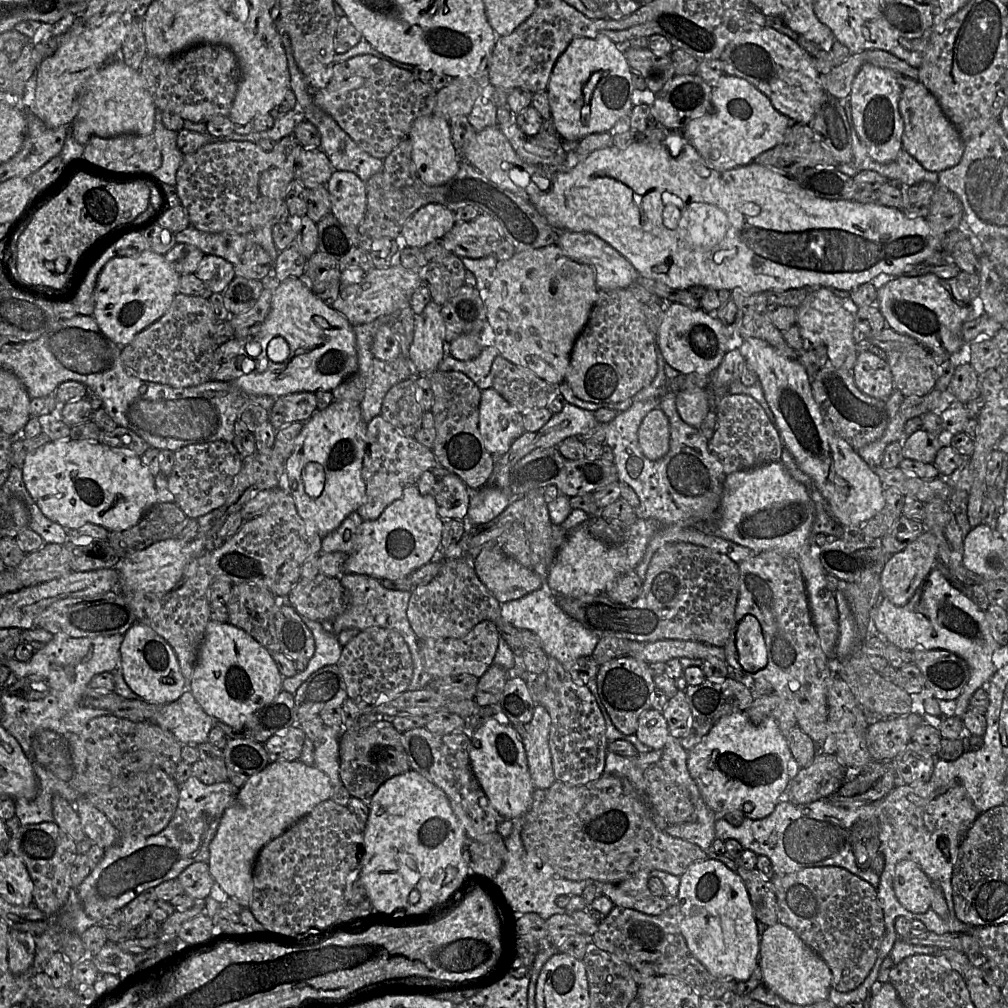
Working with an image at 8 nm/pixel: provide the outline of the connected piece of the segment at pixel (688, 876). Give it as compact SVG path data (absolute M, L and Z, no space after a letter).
M718 860L695 862L680 877L677 900L681 911L679 928L691 955L717 977L747 981L759 965L760 937L750 897L739 874Z

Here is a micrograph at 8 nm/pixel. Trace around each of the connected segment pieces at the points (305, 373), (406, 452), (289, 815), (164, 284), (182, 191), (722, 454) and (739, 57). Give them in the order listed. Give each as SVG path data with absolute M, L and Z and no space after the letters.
M304 276L281 282L273 292L270 312L256 340L267 351L270 340L276 336L288 343L289 356L283 362L270 361L262 373L254 370L235 379L233 383L241 391L274 398L296 392L333 391L358 372L354 327L312 292Z
M382 416L374 417L366 428L366 453L362 477L366 485L364 503L357 509L363 521L376 520L392 502L399 499L404 490L416 486L421 474L438 464L433 451L407 436Z
M299 760L270 762L262 771L251 776L241 786L234 801L226 808L214 838L209 844L209 872L215 883L243 908L249 908L253 890L253 870L260 850L271 840L283 834L318 804L331 798L329 777L314 765Z
M148 249L138 256L114 258L101 271L96 291L93 317L99 328L117 345L124 347L135 336L160 319L178 293L181 275L166 261L163 255Z
M290 134L278 141L274 149L270 152L263 151L257 143L252 143L250 141L211 141L210 143L199 148L197 151L184 155L183 161L176 174L176 190L180 203L186 210L189 217L190 225L197 230L206 233L247 234L256 231L271 222L275 217L279 205L285 200L292 181L295 179L297 156L301 147L302 145L298 142L295 135Z
M726 394L717 404L716 414L716 429L708 441L708 449L718 459L726 475L780 461L784 444L779 431L751 396Z
M770 27L754 28L736 36L719 60L727 75L743 78L763 92L793 123L808 124L826 93L811 56L794 40Z

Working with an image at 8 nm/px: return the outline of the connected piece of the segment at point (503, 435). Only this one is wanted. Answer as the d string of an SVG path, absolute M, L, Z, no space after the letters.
M493 387L482 390L479 431L486 449L495 457L508 452L525 431L523 413L506 401Z

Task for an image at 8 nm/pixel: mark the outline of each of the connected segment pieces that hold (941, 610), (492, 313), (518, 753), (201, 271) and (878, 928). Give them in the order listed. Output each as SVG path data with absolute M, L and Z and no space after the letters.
M933 569L914 595L904 606L896 606L888 599L882 597L873 611L872 617L878 634L887 642L901 649L913 651L915 649L945 649L962 657L969 667L969 680L962 692L953 701L954 716L963 719L969 708L969 700L976 690L986 687L992 676L997 671L993 664L993 653L1000 647L992 636L986 611L978 608L973 601L957 589L938 569Z
M557 244L516 252L510 259L499 261L489 289L484 293L490 340L504 358L558 386L565 381L573 345L588 322L598 292L593 269L567 257Z
M489 719L471 736L469 759L472 770L497 814L509 820L524 816L531 808L535 787L525 746L510 724Z
M205 255L194 274L203 282L208 294L223 293L236 277L234 265L214 255Z
M838 866L805 868L772 880L778 902L778 922L792 929L828 965L832 988L850 992L871 972L885 934L877 889Z

